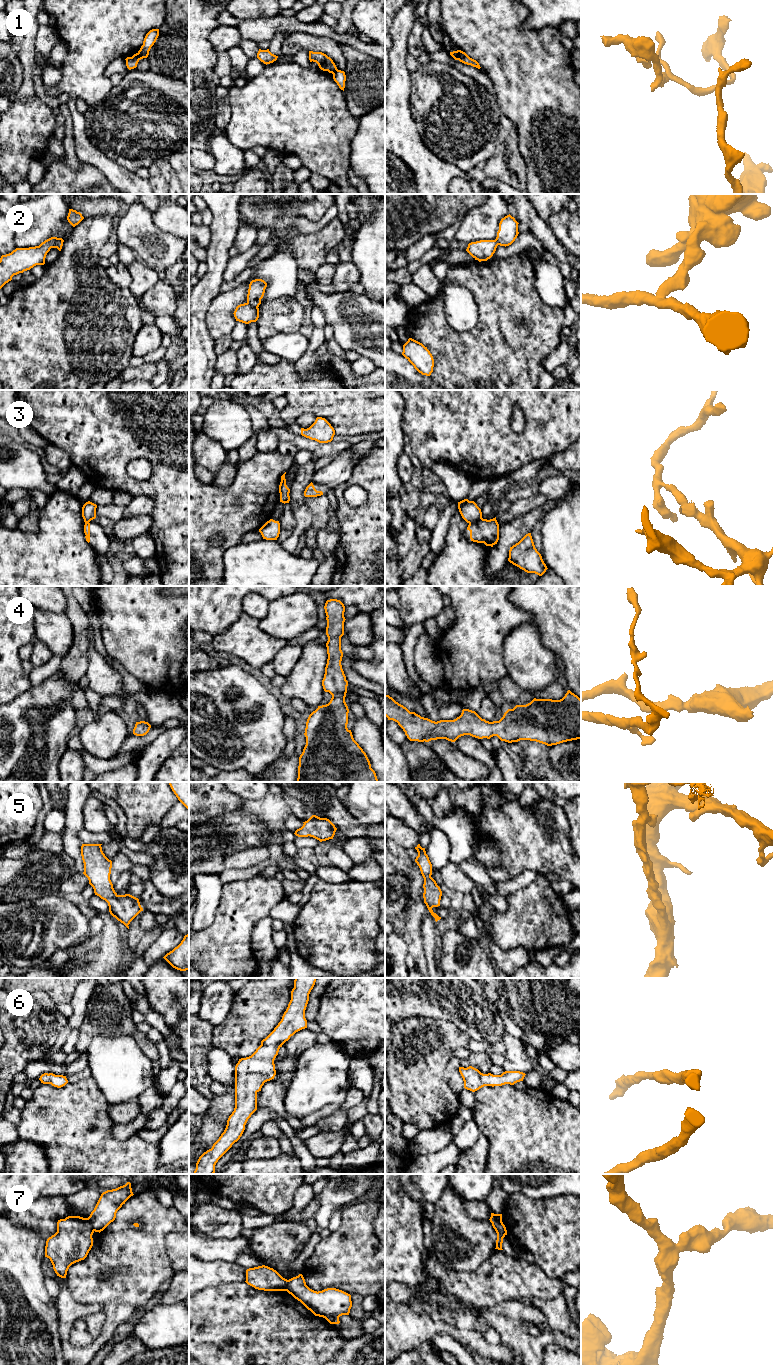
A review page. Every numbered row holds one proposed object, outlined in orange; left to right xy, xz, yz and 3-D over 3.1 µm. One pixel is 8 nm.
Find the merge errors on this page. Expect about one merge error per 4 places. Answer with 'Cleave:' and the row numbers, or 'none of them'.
Cleave: 1, 2, 3, 7

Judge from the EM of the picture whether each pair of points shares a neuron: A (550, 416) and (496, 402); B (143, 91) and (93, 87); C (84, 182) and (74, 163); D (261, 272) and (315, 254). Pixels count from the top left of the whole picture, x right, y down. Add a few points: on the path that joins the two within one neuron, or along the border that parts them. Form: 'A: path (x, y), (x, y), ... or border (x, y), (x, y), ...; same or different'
A: path (537, 403), (534, 400), (509, 400); same
B: border (113, 86), (105, 101), (97, 107); different
C: border (63, 158), (72, 168), (81, 164); different
D: border (288, 239), (290, 251), (299, 269); different

